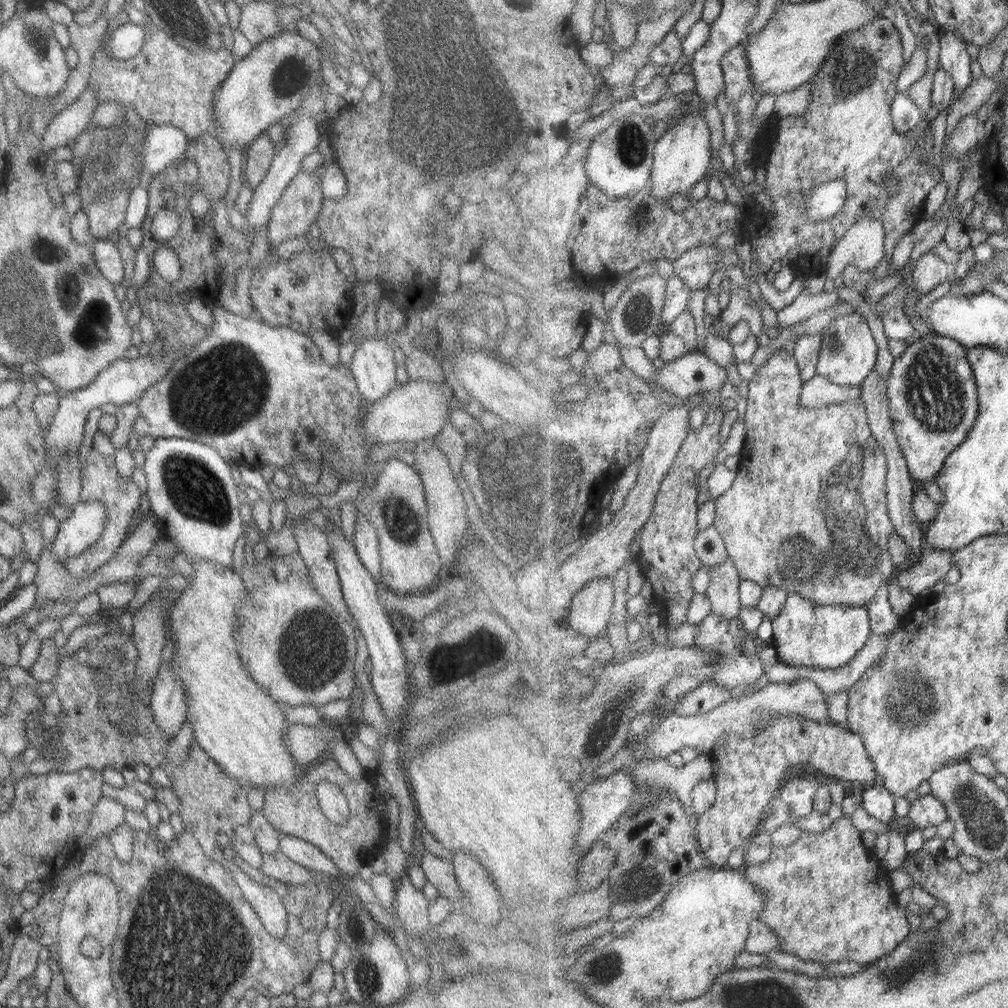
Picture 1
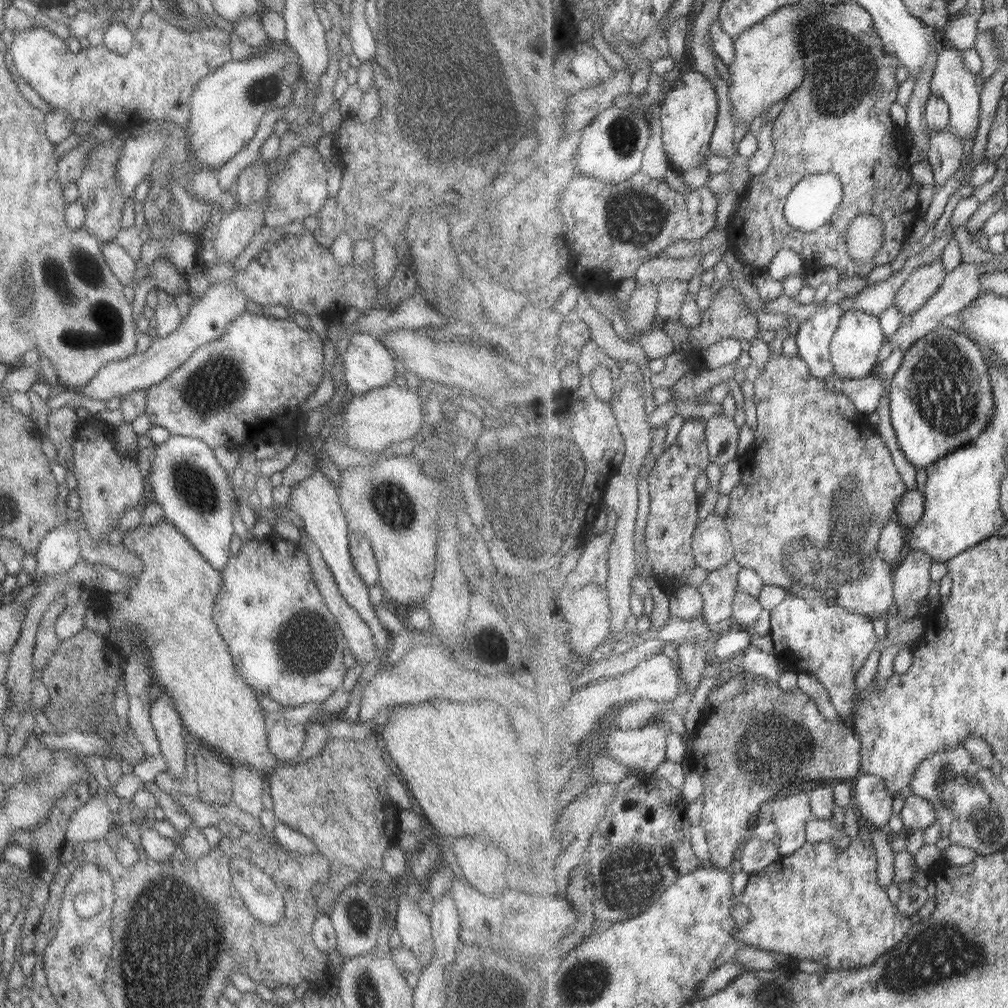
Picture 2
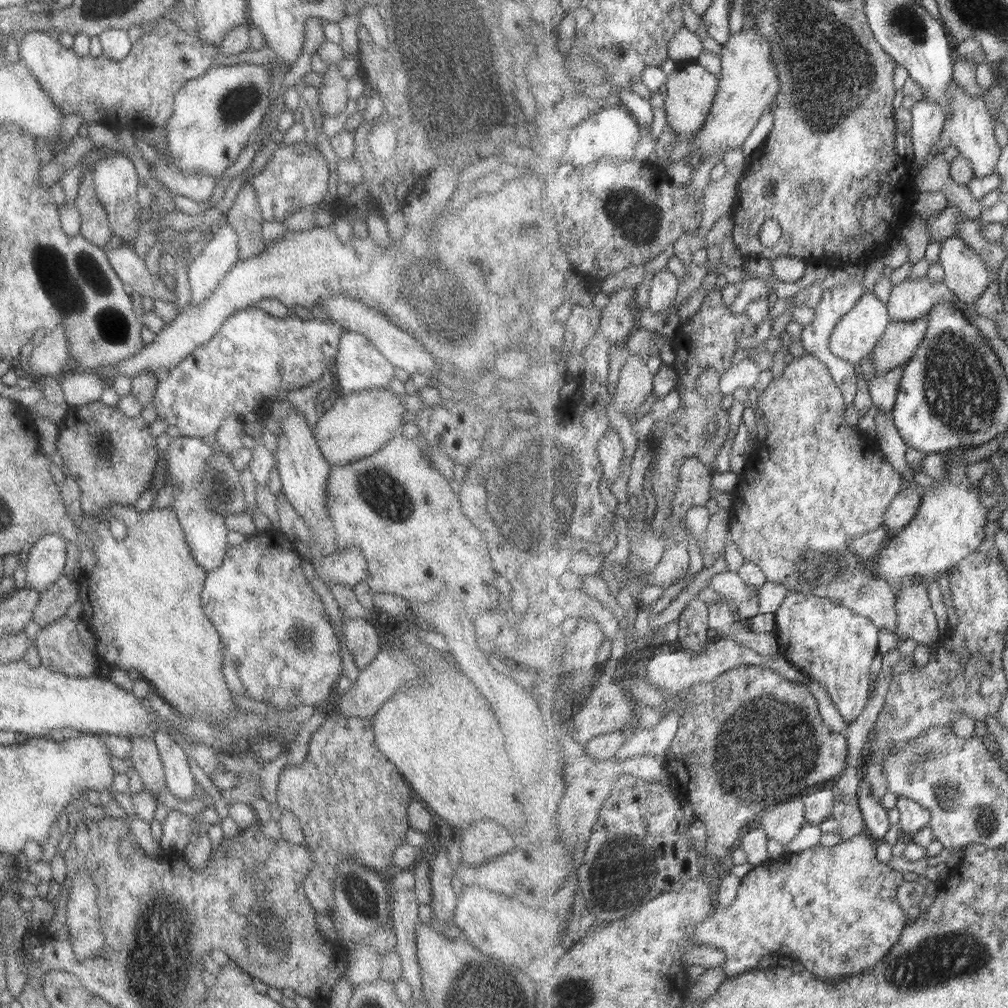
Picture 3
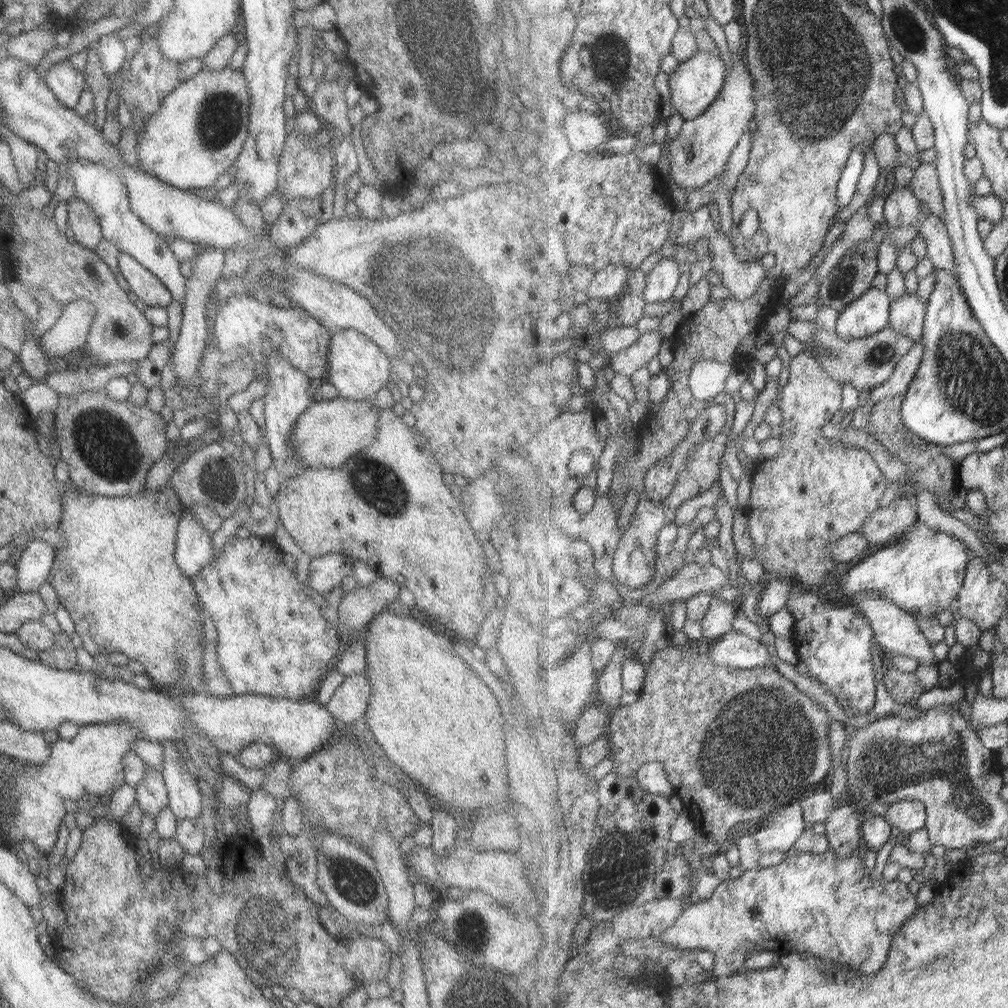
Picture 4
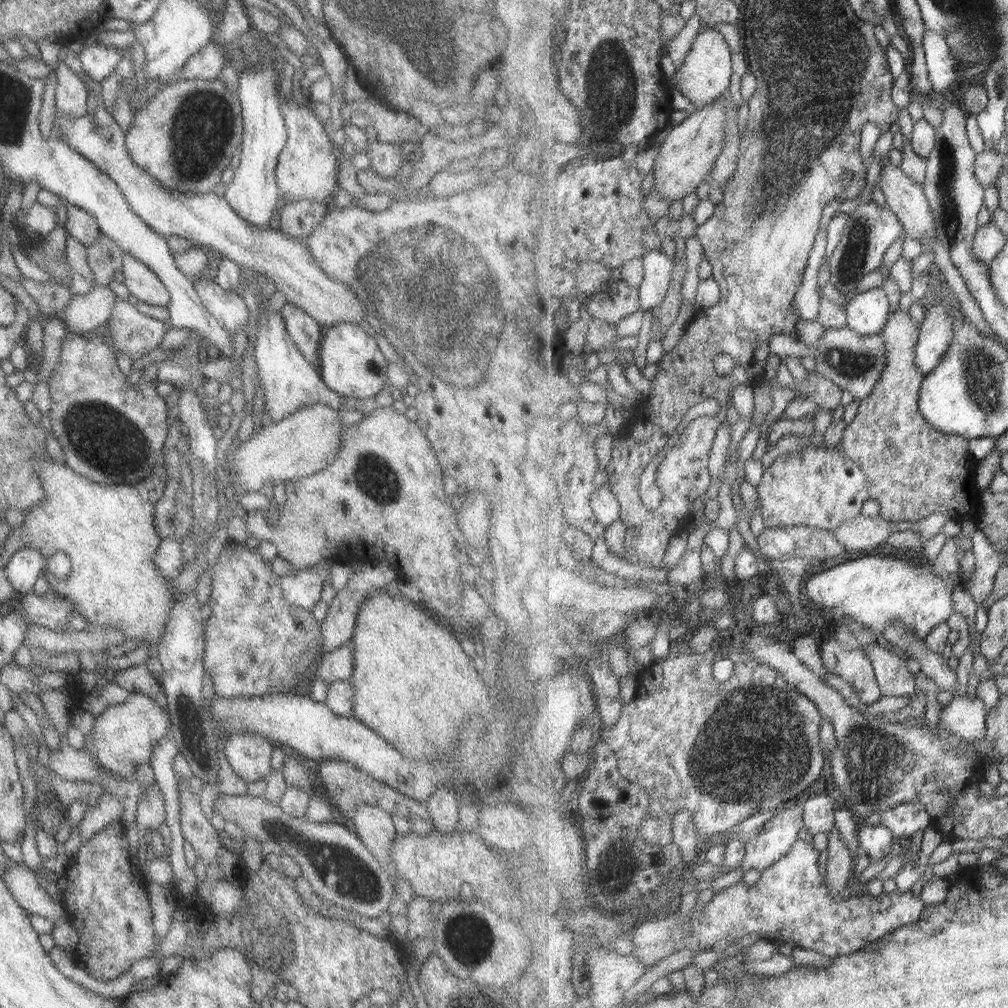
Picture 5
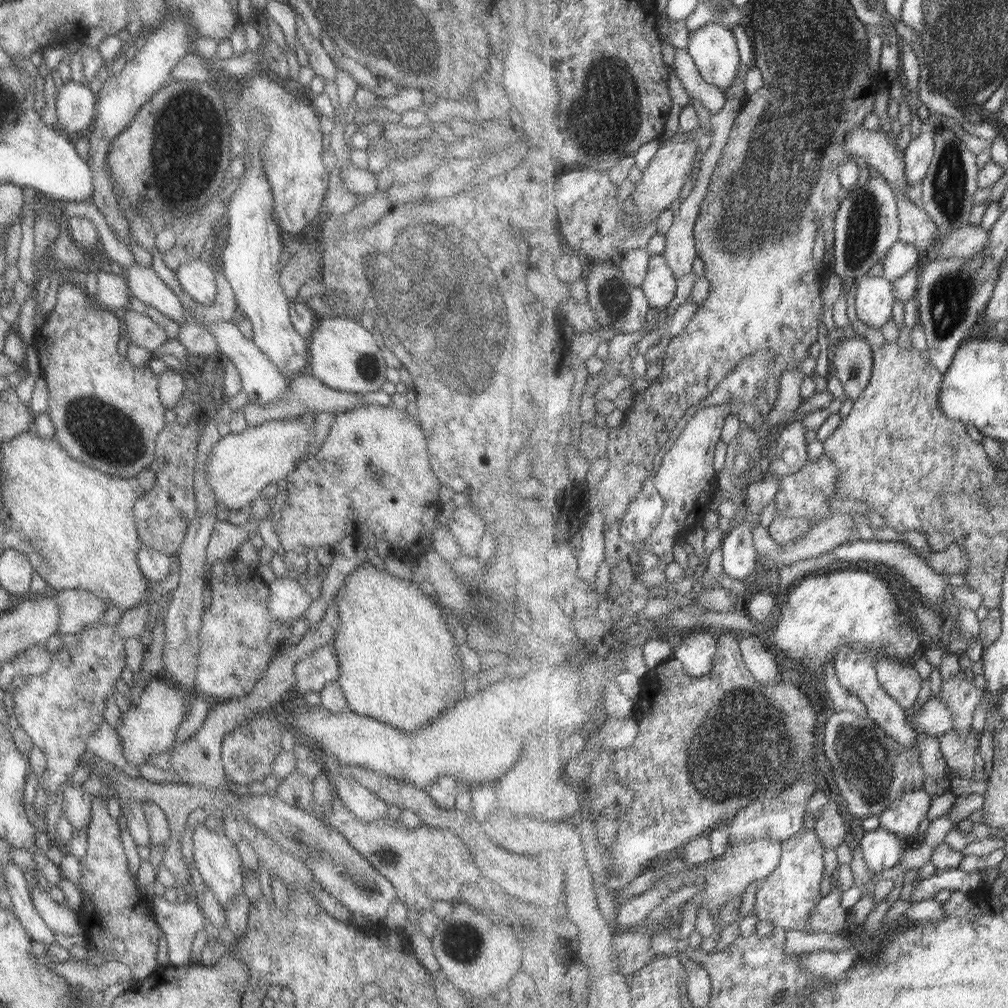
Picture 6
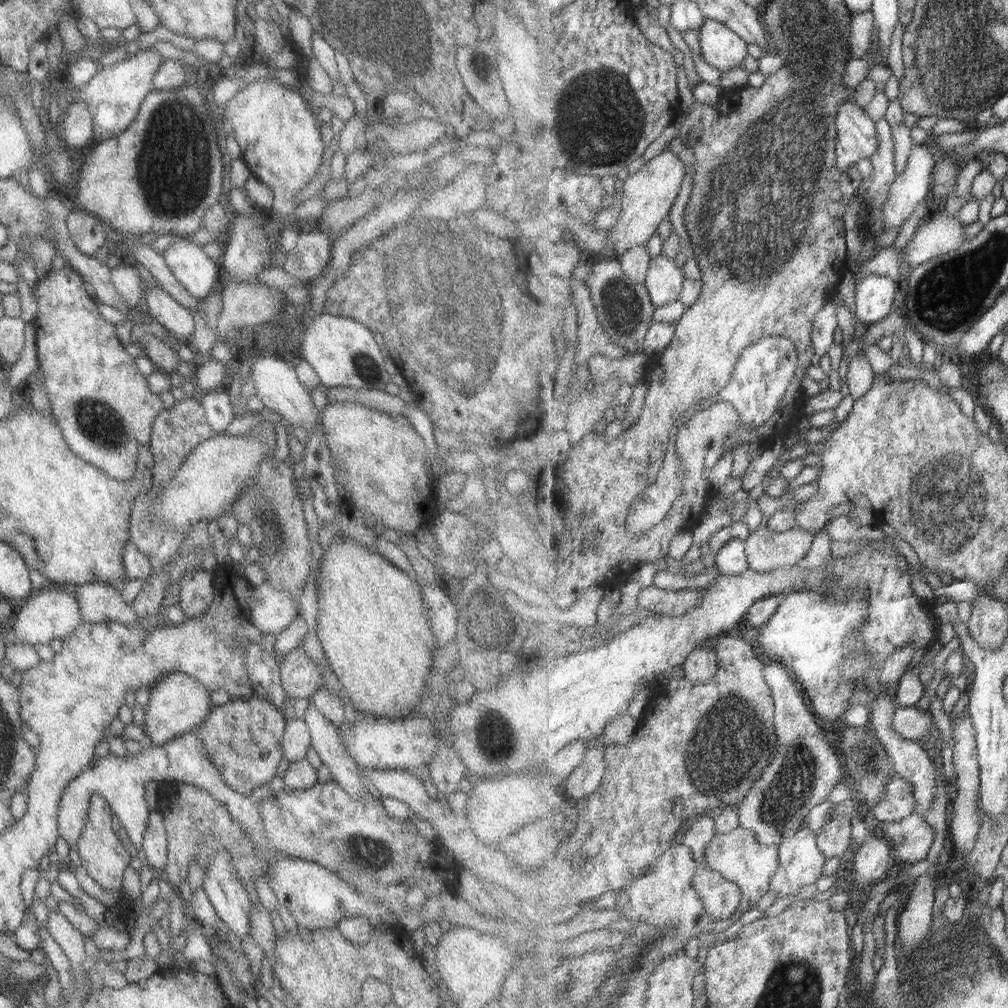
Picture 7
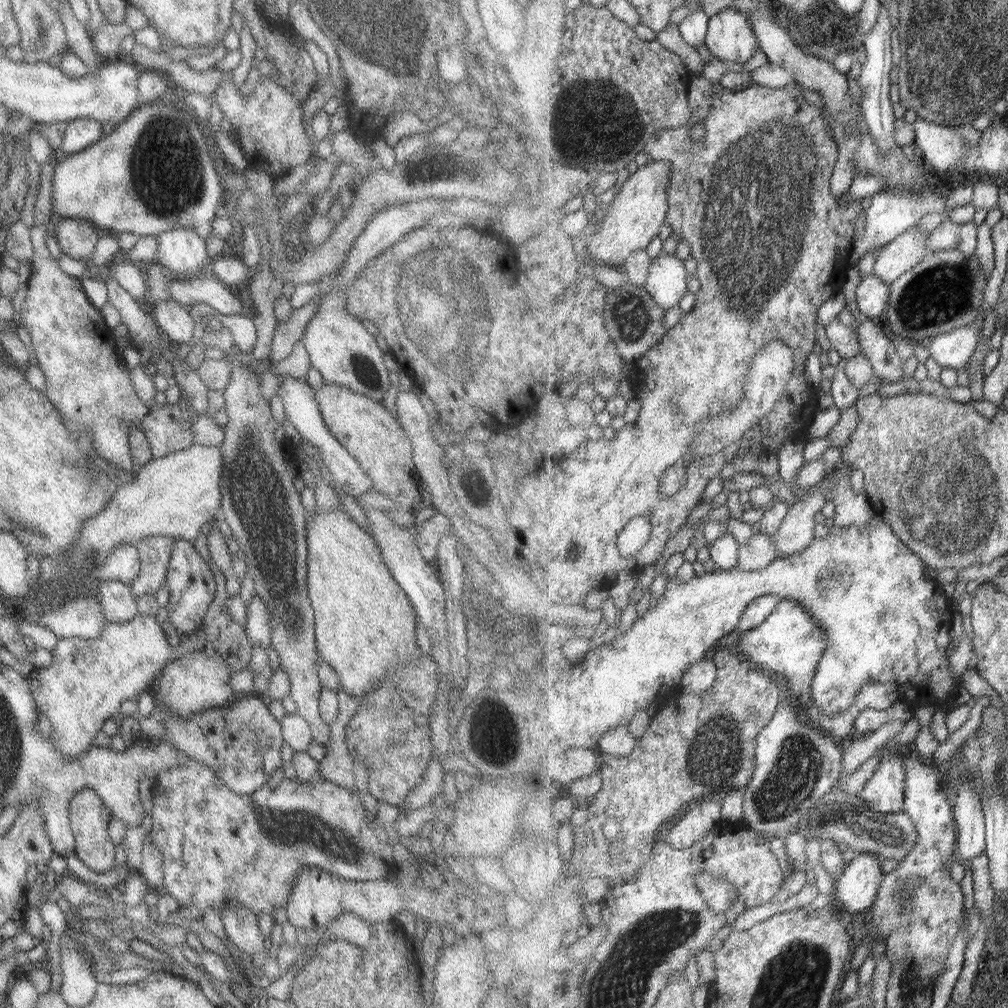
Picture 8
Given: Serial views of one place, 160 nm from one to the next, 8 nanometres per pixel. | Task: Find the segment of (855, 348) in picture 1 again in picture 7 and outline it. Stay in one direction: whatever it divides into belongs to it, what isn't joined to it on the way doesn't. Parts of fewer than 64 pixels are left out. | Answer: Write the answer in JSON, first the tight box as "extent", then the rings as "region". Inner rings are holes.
{"extent":[854,274,901,324],"region":[[[876,274],[859,279],[854,296],[857,320],[871,324],[887,318],[901,300],[901,286],[891,278]]]}

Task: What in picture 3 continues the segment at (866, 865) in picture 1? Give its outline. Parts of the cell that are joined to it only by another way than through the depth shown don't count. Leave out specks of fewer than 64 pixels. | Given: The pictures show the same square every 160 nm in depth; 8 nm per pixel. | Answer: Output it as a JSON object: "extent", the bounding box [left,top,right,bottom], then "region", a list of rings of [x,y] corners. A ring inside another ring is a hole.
{"extent":[691,835,909,979],"region":[[[861,835],[855,836],[849,842],[839,843],[831,848],[825,848],[825,846],[817,844],[799,853],[787,854],[787,856],[783,857],[783,860],[769,859],[763,865],[754,867],[742,878],[736,902],[729,907],[718,906],[715,912],[712,912],[704,922],[698,924],[698,928],[694,932],[691,932],[691,940],[693,940],[695,945],[711,946],[726,952],[728,957],[723,968],[729,977],[757,969],[757,962],[763,956],[767,956],[767,954],[775,954],[783,960],[802,962],[815,976],[822,979],[839,979],[845,975],[858,975],[865,969],[880,963],[888,955],[888,952],[892,951],[893,947],[899,943],[901,932],[904,932],[905,927],[909,925],[908,913],[897,898],[898,888],[905,881],[905,878],[903,878],[901,872],[894,870],[889,862],[883,863],[877,860],[878,842],[870,835]]]}

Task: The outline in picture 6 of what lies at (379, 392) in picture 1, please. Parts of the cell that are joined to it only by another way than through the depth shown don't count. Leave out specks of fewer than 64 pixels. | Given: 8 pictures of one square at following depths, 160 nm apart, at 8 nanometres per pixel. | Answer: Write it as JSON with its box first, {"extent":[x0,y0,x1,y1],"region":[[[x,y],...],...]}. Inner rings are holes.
{"extent":[306,317,386,393],"region":[[[335,317],[320,320],[317,328],[311,332],[309,342],[306,342],[308,354],[307,374],[320,380],[324,386],[345,393],[379,391],[386,382],[384,373],[386,365],[380,356],[371,334],[362,328],[359,322],[347,317]]]}

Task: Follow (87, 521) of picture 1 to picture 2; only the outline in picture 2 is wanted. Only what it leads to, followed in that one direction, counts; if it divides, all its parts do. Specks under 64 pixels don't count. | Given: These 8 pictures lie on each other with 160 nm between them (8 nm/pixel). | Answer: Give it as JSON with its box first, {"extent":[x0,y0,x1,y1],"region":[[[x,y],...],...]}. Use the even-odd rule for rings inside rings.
{"extent":[31,517,85,580],"region":[[[79,517],[48,530],[34,554],[36,567],[31,572],[33,580],[41,576],[52,577],[69,570],[80,559],[78,530],[85,528],[84,520]]]}

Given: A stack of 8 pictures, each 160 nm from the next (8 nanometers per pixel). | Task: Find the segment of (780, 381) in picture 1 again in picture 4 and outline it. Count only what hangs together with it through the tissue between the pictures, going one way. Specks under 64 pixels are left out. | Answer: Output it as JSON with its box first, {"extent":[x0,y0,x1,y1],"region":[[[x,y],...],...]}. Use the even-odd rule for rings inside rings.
{"extent":[743,353,939,665],"region":[[[799,353],[790,362],[790,377],[787,386],[781,392],[777,406],[782,411],[782,422],[777,435],[782,440],[779,456],[772,460],[758,462],[757,472],[753,476],[751,496],[748,508],[743,508],[744,518],[754,546],[762,552],[759,559],[773,578],[797,580],[809,586],[827,586],[836,584],[837,560],[828,549],[828,544],[844,536],[859,533],[866,520],[880,509],[881,498],[888,486],[893,483],[885,477],[870,452],[844,445],[821,435],[820,428],[842,410],[844,389],[833,380],[811,354]],[[873,591],[860,592],[850,596],[853,606],[859,607],[859,610],[867,617],[875,631],[875,640],[881,650],[890,653],[899,653],[901,656],[918,660],[919,665],[937,665],[939,661],[935,660],[935,654],[931,646],[933,643],[927,638],[926,634],[921,632],[917,619],[909,612],[893,604],[887,597],[878,597]]]}

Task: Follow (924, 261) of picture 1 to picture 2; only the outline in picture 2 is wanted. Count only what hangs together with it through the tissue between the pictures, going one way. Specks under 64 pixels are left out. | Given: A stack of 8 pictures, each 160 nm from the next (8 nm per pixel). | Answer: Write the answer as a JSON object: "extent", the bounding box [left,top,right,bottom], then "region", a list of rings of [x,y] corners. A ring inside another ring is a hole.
{"extent":[895,259,948,318],"region":[[[941,259],[930,260],[920,266],[909,280],[898,290],[895,306],[899,307],[907,318],[921,310],[923,305],[941,288],[948,275]]]}

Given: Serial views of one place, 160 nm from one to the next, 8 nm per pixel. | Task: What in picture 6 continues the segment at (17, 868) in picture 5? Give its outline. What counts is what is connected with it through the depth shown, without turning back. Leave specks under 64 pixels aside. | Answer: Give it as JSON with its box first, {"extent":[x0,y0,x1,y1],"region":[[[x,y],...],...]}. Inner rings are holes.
{"extent":[29,888,83,936],"region":[[[31,888],[29,896],[46,927],[53,933],[73,936],[82,932],[83,928],[76,912],[69,910],[64,902],[51,900],[42,888]]]}

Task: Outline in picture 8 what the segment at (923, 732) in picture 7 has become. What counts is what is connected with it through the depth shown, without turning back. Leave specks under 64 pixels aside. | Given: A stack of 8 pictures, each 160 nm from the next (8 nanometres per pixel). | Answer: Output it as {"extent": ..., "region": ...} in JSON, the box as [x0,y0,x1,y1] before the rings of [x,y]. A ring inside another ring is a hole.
{"extent":[842,720,906,778],"region":[[[906,720],[885,723],[879,730],[863,736],[855,736],[853,742],[845,742],[842,756],[842,778],[853,774],[859,766],[871,760],[889,742],[893,740],[905,726]]]}

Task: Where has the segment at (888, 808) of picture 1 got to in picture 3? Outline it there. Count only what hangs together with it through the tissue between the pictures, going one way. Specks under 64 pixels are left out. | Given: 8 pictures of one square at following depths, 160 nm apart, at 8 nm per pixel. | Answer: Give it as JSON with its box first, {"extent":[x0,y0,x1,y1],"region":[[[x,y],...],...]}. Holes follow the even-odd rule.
{"extent":[858,780,892,841],"region":[[[863,780],[858,788],[859,805],[870,836],[877,841],[883,840],[892,826],[889,824],[887,808],[881,804],[881,800],[873,796],[871,783]]]}

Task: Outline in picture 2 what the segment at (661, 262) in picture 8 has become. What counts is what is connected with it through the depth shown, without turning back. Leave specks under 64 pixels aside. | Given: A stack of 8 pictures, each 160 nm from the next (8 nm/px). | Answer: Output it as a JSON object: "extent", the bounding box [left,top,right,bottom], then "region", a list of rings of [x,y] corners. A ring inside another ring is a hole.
{"extent":[658,280,689,320],"region":[[[666,280],[658,283],[659,306],[658,317],[660,320],[679,319],[682,307],[688,298],[689,284],[687,281]]]}

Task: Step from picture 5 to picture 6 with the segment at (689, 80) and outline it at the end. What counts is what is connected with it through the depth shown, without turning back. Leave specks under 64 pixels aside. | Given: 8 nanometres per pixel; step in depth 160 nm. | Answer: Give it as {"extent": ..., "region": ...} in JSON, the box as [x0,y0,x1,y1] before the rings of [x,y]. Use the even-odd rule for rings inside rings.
{"extent":[686,23,741,91],"region":[[[711,23],[693,31],[686,53],[695,59],[709,84],[723,91],[735,82],[741,58],[737,40],[725,25]]]}

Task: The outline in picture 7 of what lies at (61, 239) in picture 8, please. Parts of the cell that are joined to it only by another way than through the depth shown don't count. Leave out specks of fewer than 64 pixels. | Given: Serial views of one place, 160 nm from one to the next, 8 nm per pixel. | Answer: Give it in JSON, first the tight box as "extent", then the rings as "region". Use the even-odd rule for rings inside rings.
{"extent":[66,211,105,257],"region":[[[85,211],[69,212],[66,227],[73,244],[87,256],[91,257],[105,242],[105,223]]]}

